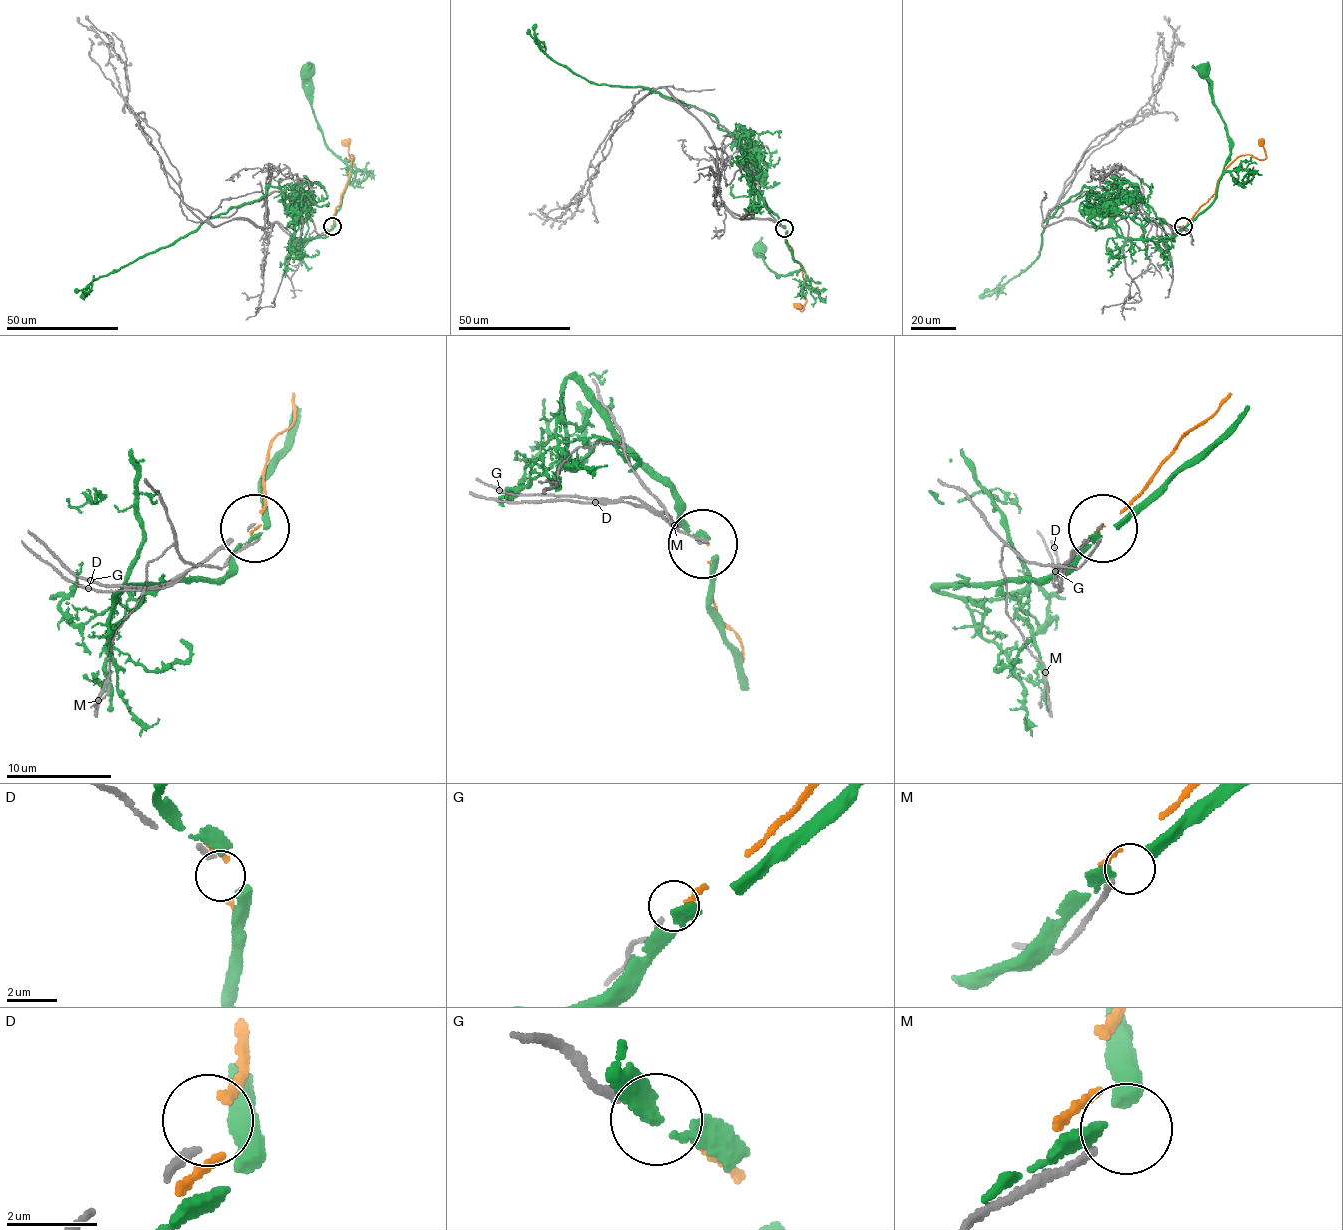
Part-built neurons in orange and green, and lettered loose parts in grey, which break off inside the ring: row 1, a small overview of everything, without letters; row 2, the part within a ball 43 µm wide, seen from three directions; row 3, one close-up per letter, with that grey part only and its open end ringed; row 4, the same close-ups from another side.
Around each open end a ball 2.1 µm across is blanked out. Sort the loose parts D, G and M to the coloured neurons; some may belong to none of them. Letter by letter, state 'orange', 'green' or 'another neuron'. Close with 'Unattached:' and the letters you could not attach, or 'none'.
D: another neuron
G: another neuron
M: another neuron
Unattached: D, G, M

